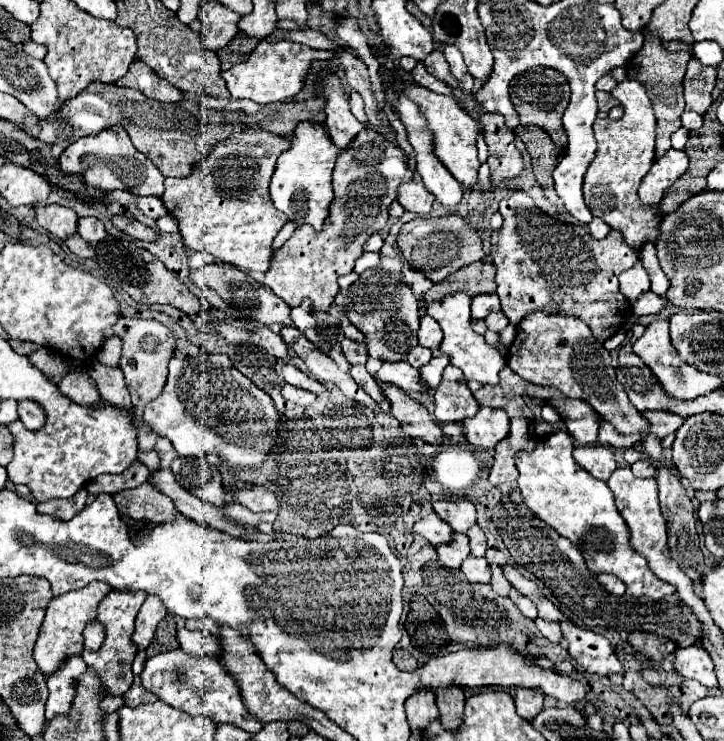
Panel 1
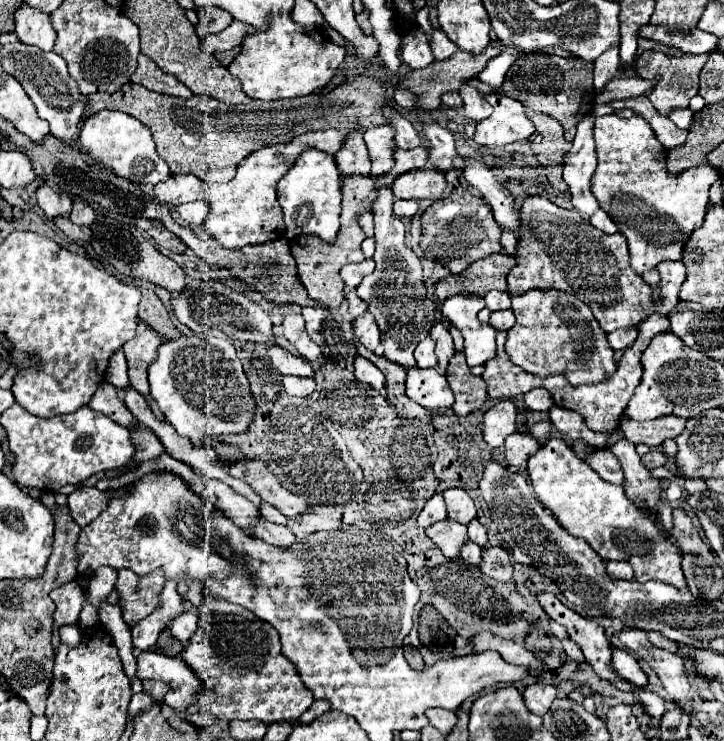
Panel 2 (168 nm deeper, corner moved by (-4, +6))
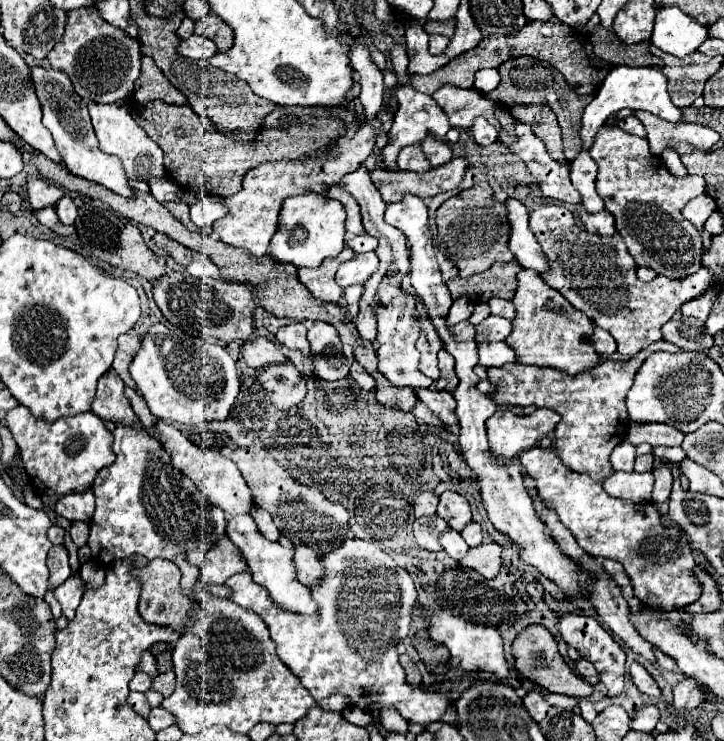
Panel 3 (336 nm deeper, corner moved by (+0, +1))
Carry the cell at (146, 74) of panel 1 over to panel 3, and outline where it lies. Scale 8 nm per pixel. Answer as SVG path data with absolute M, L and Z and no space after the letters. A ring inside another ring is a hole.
M142 56L142 72L134 84L134 98L140 104L152 102L152 100L162 100L166 104L182 106L188 102L186 96L168 82L168 78L162 74L162 70L156 66L156 62L148 56Z

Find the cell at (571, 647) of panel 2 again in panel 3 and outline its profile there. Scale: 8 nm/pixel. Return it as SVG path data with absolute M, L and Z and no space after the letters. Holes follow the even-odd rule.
M578 660L578 662L574 664L574 670L576 670L580 676L584 676L584 678L598 678L594 666L592 666L588 660Z

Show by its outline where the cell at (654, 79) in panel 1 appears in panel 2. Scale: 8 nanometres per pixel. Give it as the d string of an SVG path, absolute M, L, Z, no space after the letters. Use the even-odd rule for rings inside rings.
M644 51L642 55L636 57L634 61L634 69L636 73L640 73L642 77L648 77L650 81L656 79L656 89L652 89L652 93L648 95L648 99L652 101L652 105L656 107L656 111L662 117L670 117L672 109L684 109L688 107L688 101L698 93L698 73L704 67L708 55L682 55L682 57L672 57L660 51Z

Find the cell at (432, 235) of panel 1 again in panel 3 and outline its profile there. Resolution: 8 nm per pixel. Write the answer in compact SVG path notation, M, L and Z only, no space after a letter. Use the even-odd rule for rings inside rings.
M478 182L476 186L446 200L436 212L440 250L452 258L460 276L472 276L488 270L494 262L510 262L514 254L508 250L508 214L504 204L494 200L492 186Z

